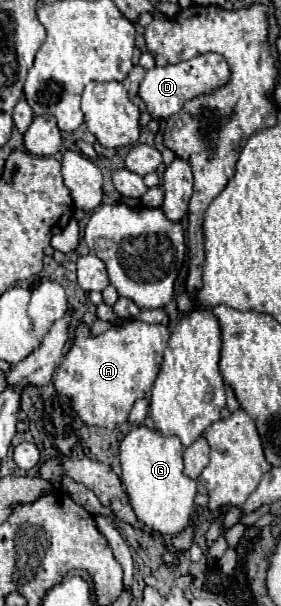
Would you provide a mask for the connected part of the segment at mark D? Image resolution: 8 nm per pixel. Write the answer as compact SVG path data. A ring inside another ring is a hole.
M204 53L198 55L190 61L182 61L176 65L166 65L166 67L152 67L146 71L142 83L140 83L140 97L146 103L150 115L154 119L168 119L170 115L178 113L186 101L192 97L204 95L204 93L214 93L216 89L224 87L230 81L230 69L224 57L218 53Z

